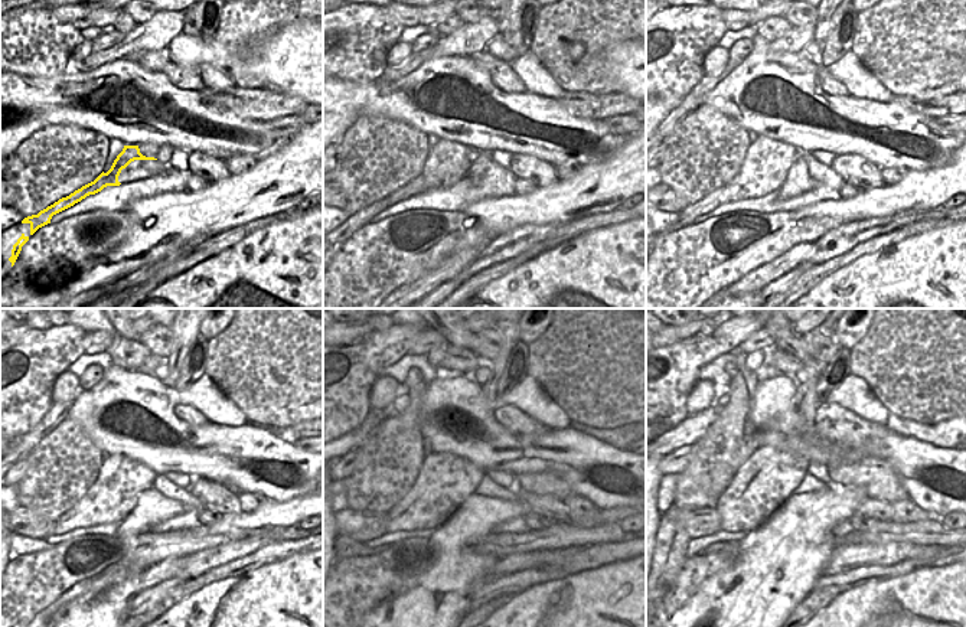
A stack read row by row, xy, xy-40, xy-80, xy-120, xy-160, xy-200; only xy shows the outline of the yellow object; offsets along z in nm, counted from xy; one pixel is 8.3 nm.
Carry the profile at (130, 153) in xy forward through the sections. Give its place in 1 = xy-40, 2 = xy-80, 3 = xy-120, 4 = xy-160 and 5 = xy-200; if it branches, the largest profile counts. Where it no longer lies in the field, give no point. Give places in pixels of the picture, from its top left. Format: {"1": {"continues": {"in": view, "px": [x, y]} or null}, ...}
{"1": {"continues": {"in": "xy-40", "px": [447, 162]}}, "2": {"continues": {"in": "xy-80", "px": [767, 162]}}, "3": {"continues": {"in": "xy-120", "px": [113, 496]}}, "4": {"continues": {"in": "xy-160", "px": [446, 480]}}, "5": {"continues": {"in": "xy-200", "px": [769, 476]}}}

